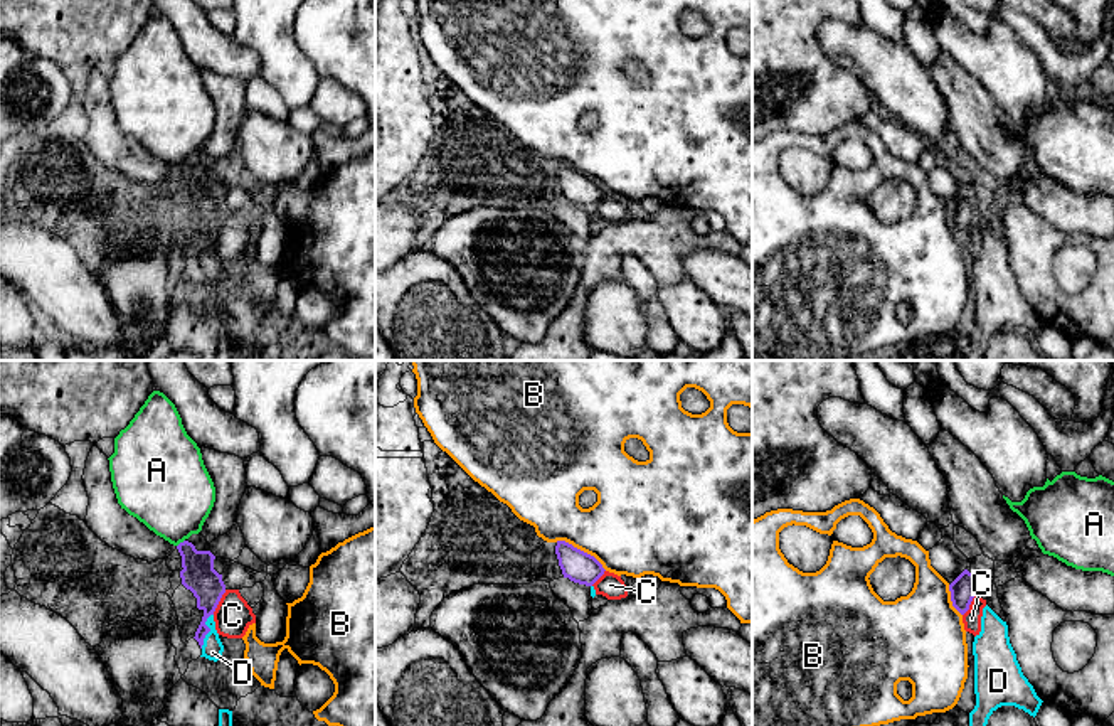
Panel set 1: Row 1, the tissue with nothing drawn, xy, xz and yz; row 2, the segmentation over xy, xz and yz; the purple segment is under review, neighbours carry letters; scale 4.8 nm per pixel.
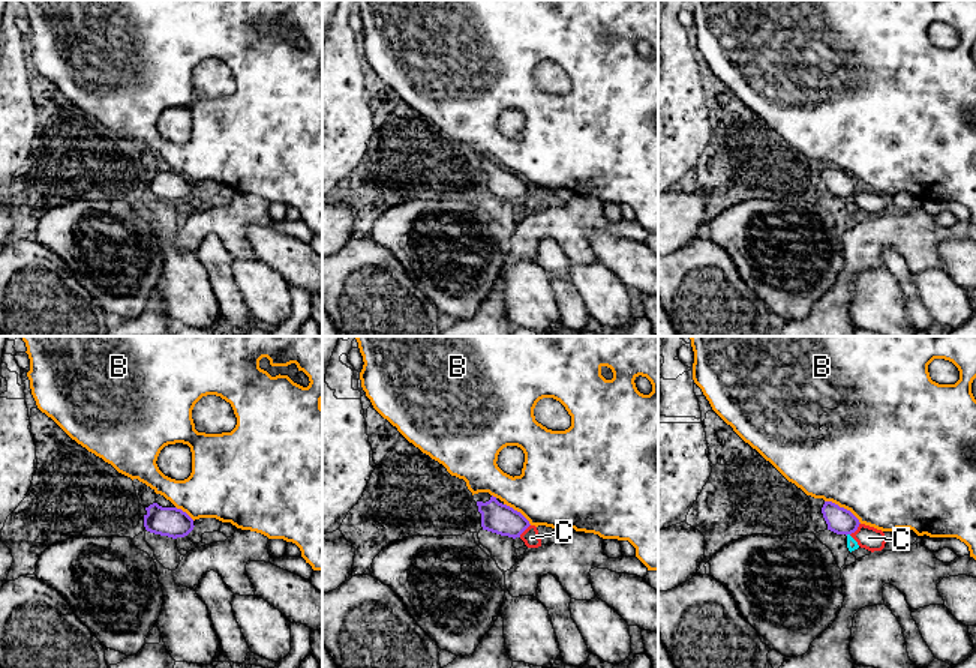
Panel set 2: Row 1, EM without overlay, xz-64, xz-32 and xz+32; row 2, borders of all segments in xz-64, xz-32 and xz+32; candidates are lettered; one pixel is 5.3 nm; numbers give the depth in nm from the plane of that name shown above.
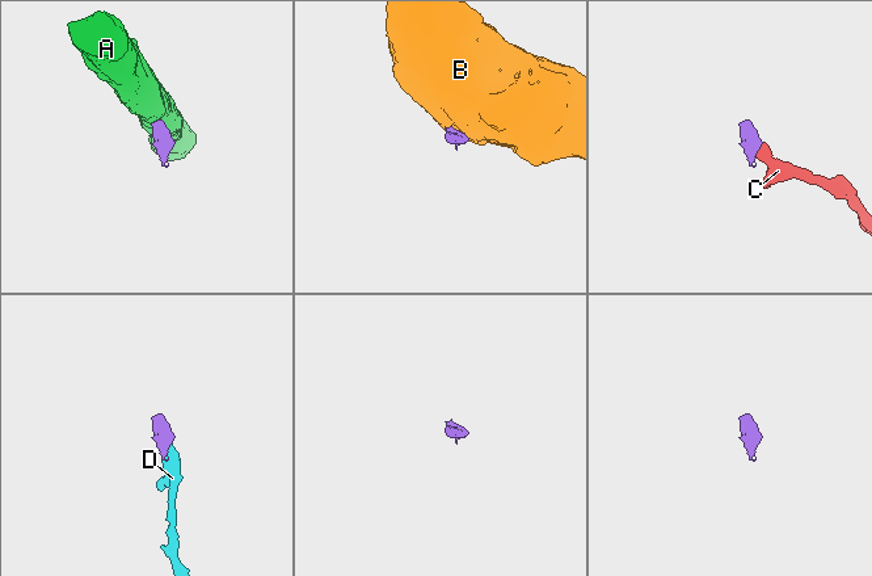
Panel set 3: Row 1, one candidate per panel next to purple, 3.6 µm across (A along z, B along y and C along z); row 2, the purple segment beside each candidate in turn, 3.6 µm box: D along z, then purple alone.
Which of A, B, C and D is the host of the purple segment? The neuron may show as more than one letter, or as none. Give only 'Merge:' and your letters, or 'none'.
Merge: D

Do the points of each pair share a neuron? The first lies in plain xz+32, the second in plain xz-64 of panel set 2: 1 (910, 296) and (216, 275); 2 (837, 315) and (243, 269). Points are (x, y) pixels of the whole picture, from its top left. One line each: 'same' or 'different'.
1: same
2: different

